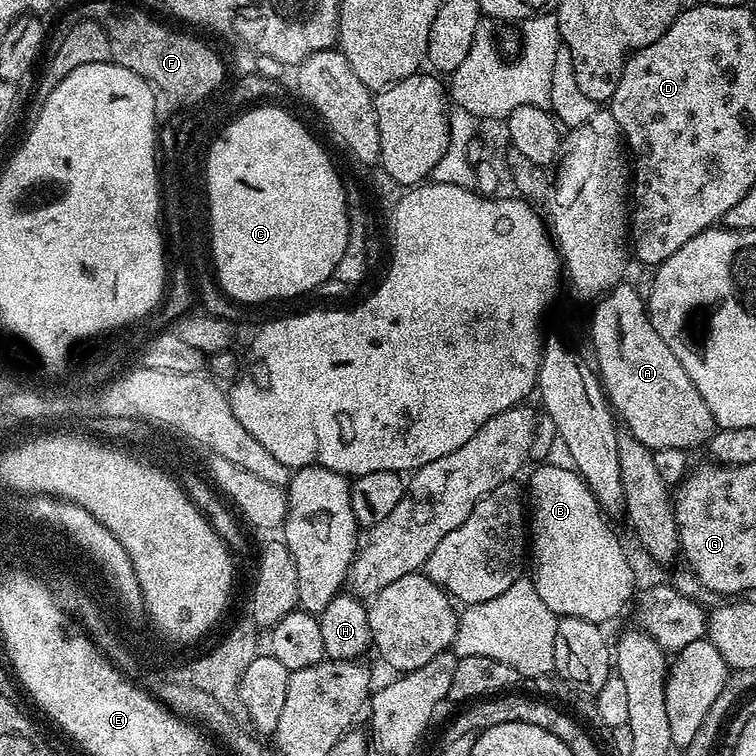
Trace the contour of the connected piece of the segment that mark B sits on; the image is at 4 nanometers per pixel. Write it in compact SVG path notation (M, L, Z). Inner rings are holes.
M540 462L535 465L536 469L532 472L532 477L528 480L528 488L526 484L526 496L530 501L530 564L532 573L530 579L534 587L538 590L538 598L542 598L542 602L546 602L546 606L550 606L550 610L556 617L569 616L570 618L586 618L586 622L594 622L595 624L607 625L607 620L612 620L624 607L633 599L632 596L632 564L628 561L628 556L624 553L624 548L620 545L620 540L616 537L614 529L608 525L609 517L600 508L600 503L596 500L596 496L589 490L588 484L580 477L579 472L571 467L563 468L560 464L552 464L553 462Z

